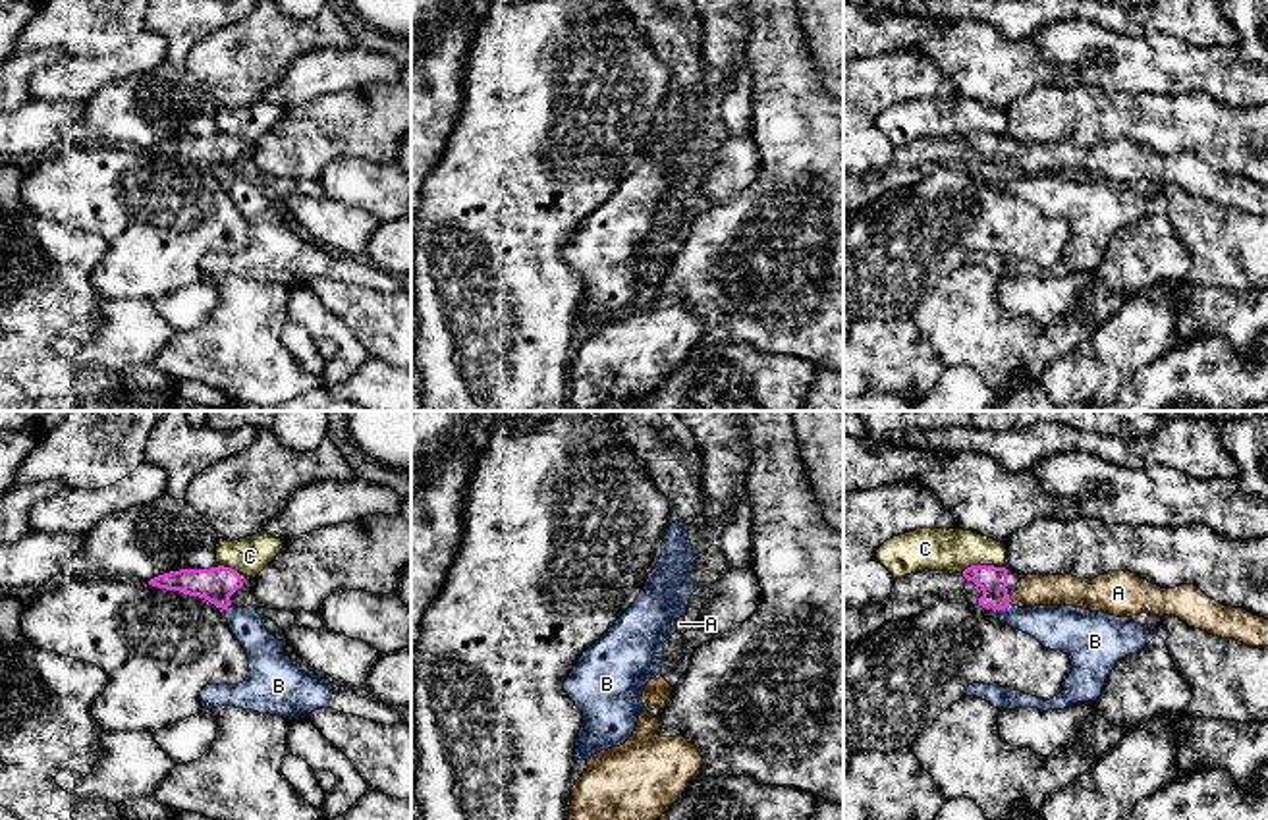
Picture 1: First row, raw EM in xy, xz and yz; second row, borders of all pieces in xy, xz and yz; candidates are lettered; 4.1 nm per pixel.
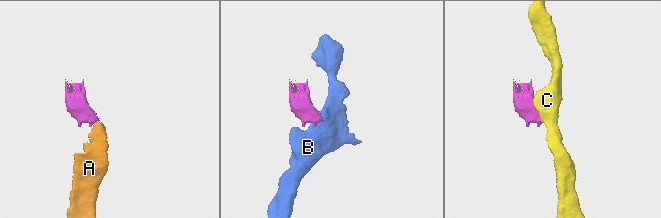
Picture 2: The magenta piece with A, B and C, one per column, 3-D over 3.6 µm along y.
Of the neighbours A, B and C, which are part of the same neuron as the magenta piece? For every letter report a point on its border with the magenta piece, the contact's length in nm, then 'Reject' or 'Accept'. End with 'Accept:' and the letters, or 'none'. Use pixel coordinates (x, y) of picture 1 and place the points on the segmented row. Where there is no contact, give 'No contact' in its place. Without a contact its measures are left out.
A: Touches magenta at yz (1008, 601). Shared border 40 nm. Accept
B: Touches magenta at yz (1004, 608). Shared border 70 nm. Reject
C: Touches magenta at yz (977, 566). Shared border 140 nm. Reject
Accept: A

